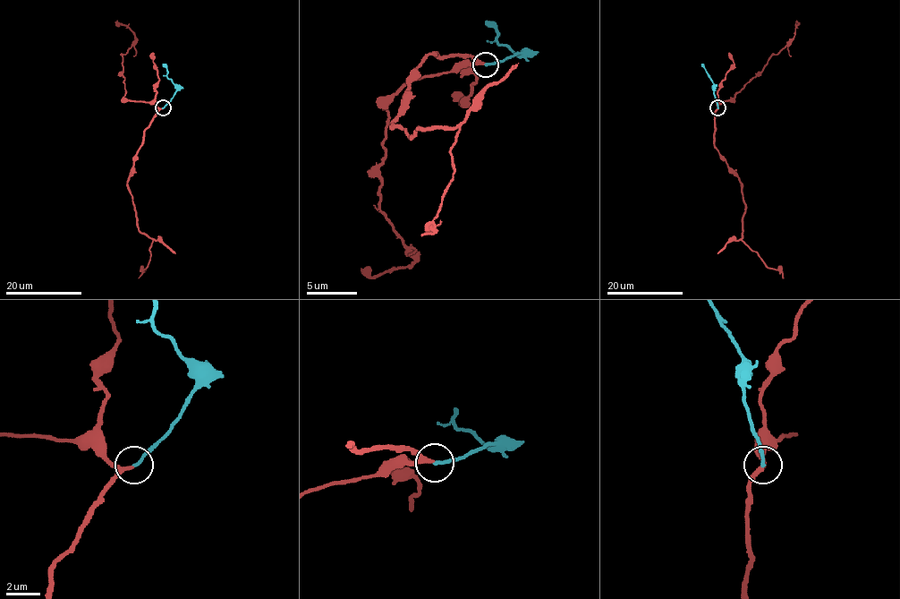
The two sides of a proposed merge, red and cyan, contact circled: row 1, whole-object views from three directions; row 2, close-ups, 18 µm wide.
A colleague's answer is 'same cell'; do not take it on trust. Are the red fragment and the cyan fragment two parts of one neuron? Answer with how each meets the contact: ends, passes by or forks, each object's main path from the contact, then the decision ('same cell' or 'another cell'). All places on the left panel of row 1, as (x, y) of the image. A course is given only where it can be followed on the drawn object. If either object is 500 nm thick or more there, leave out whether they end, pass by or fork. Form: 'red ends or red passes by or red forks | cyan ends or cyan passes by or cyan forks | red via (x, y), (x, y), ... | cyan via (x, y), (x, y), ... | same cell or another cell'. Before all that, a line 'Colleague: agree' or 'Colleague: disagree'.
Colleague: agree
red passes by | cyan ends | red via (162, 108), (145, 129), (133, 172), (127, 183), (138, 228), (153, 240), (149, 263), (139, 278) | cyan via (162, 108), (174, 95), (176, 86), (167, 76), (167, 69), (162, 64) | same cell

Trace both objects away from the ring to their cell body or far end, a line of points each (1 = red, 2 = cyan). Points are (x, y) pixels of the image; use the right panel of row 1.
1: (718, 108), (715, 112), (714, 146), (740, 183), (745, 204), (742, 240), (768, 268), (780, 271), (783, 278)
2: (718, 108), (713, 86), (702, 64)

